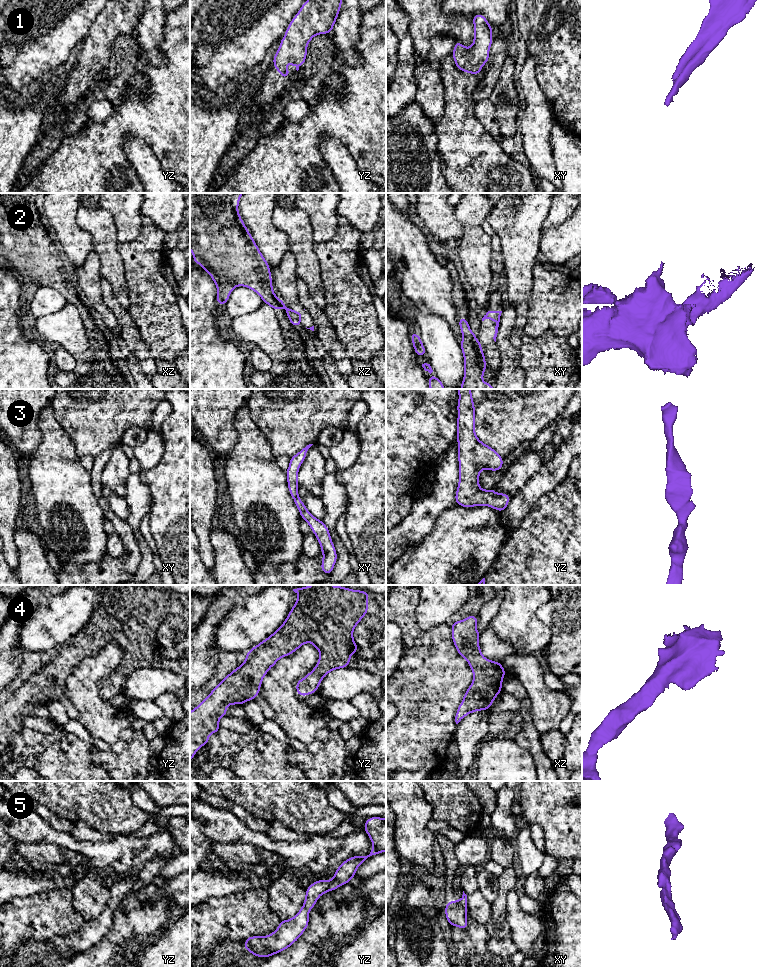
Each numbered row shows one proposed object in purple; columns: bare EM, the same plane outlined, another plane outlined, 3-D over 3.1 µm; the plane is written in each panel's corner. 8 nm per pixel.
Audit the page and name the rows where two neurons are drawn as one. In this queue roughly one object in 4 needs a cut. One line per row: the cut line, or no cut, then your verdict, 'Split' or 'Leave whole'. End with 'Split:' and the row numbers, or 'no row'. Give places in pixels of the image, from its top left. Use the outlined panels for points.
1: No split. Leave whole
2: Split along xz (281, 301), (283, 304). Split
3: No split. Leave whole
4: No split. Leave whole
5: No split. Leave whole
Split: 2

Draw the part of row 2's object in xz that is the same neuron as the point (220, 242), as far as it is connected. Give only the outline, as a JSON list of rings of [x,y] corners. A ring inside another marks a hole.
[[[190,193],[190,250],[193,262],[199,264],[217,287],[216,302],[226,305],[232,290],[244,286],[255,291],[274,310],[280,311],[283,303],[272,288],[270,266],[260,252],[246,225],[240,217],[238,205],[243,193]]]

